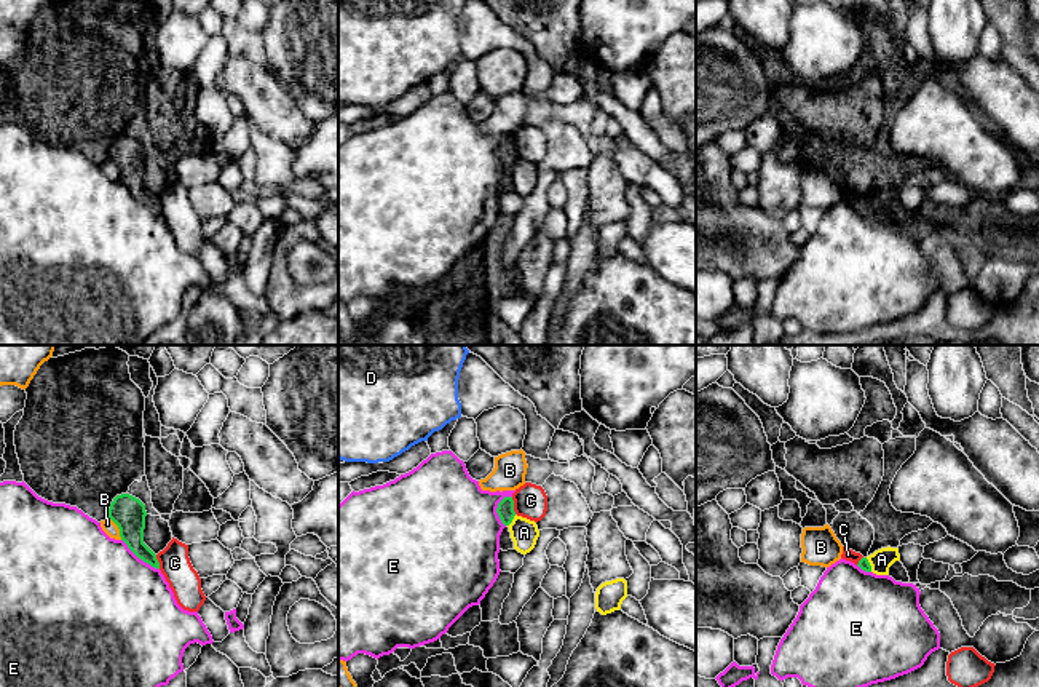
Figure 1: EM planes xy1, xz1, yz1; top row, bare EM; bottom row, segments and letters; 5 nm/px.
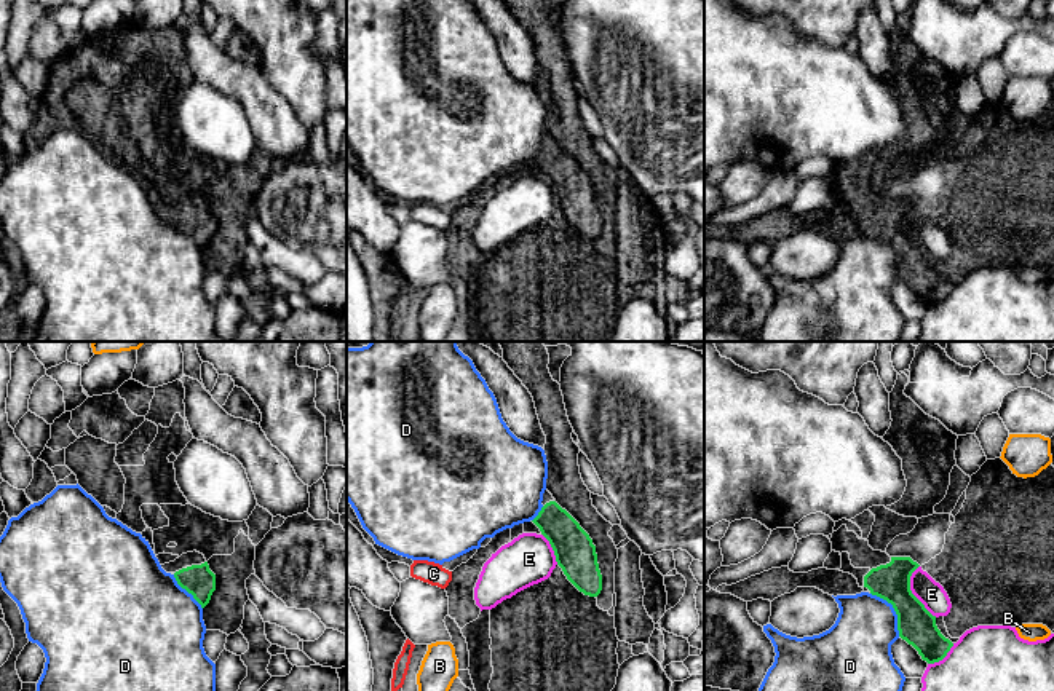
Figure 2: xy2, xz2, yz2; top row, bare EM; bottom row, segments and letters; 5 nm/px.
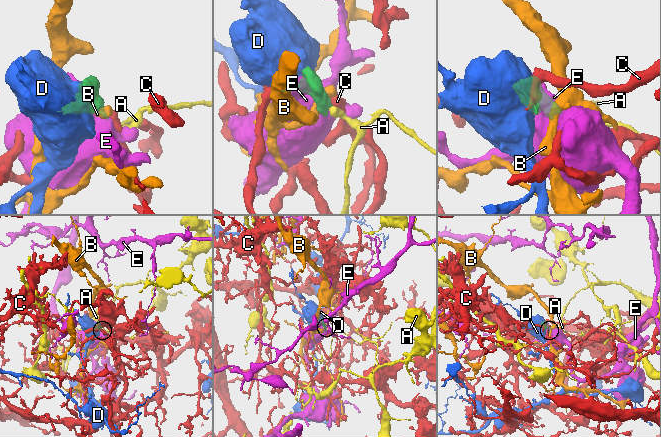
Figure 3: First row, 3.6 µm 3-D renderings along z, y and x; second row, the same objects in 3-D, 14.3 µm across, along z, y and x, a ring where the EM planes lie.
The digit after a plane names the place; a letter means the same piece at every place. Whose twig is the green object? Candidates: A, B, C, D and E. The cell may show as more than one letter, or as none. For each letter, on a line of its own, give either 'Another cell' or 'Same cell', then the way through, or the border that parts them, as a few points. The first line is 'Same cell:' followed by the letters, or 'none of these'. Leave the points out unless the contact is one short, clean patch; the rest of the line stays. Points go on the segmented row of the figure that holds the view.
Same cell: none of these
A: Another cell. Boundary: xz1 (516, 515), (508, 526)
B: Another cell. Boundary: xy1 (107, 516), (117, 526), (122, 539)
C: Another cell. Boundary: xz1 (511, 497), (516, 513)
D: Another cell
E: Another cell

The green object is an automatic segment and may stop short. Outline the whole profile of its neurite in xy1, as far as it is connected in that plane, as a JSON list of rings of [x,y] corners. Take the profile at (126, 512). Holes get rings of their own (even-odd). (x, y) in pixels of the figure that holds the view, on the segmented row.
[[[129,494],[117,495],[109,508],[109,518],[118,526],[128,548],[144,562],[160,569],[156,554],[144,543],[145,516],[145,505]]]

